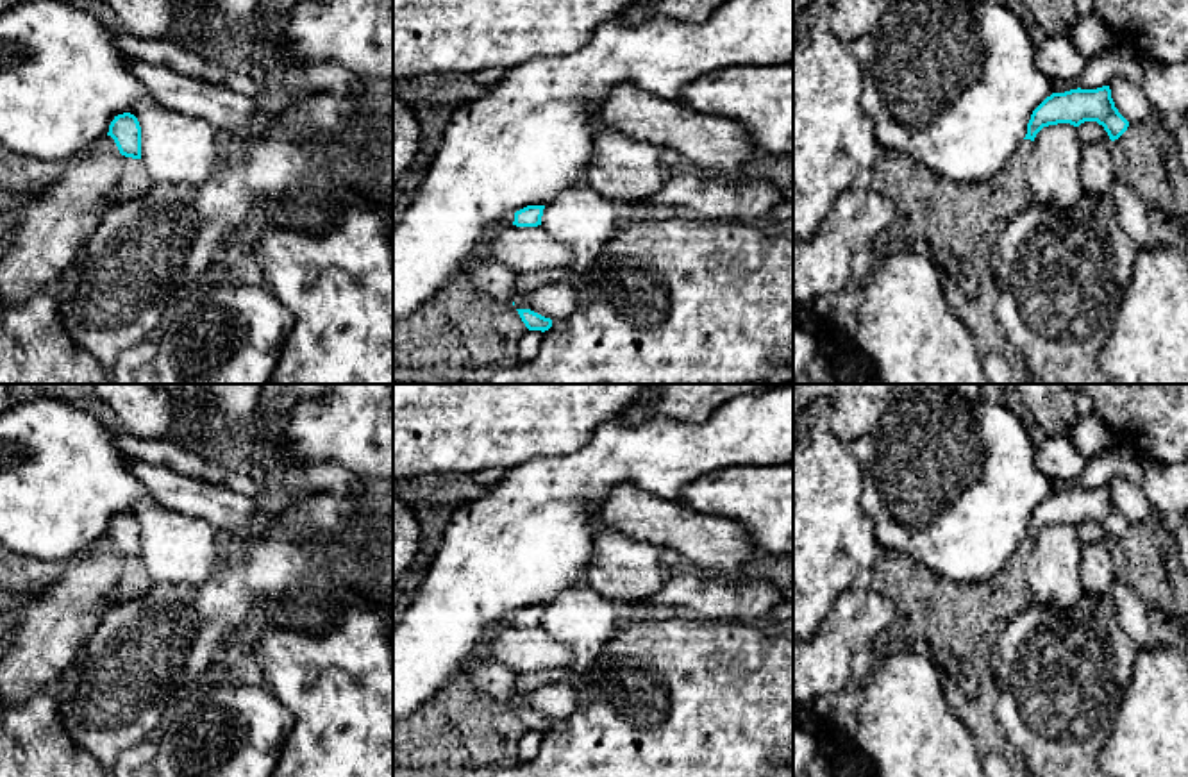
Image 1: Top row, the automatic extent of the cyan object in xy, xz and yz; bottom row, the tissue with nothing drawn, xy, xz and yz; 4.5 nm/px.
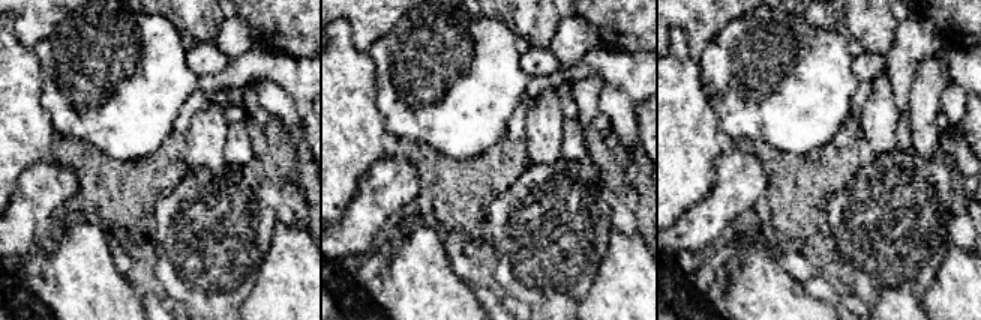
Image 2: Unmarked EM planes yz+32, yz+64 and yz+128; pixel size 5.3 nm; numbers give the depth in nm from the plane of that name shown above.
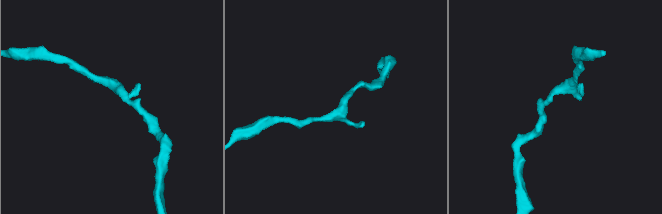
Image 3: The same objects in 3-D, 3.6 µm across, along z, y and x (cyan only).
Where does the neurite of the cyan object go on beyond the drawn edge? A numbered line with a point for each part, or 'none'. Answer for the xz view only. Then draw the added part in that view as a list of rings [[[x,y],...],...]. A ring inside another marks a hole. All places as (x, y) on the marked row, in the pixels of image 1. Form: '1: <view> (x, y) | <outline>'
none

